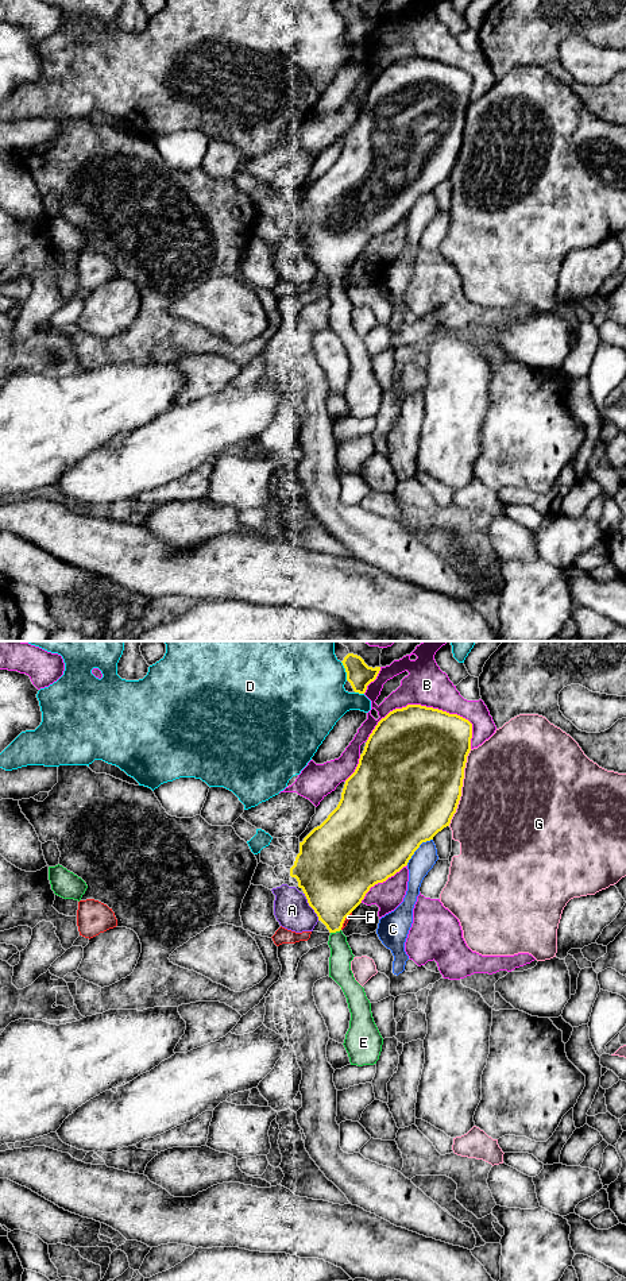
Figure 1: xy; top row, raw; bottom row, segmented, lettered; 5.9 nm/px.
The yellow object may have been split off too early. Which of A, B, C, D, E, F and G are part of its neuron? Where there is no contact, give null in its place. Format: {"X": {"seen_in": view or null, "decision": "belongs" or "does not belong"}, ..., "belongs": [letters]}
{"A": {"seen_in": "xy", "decision": "does not belong"}, "B": {"seen_in": "xy", "decision": "does not belong"}, "C": {"seen_in": "xy", "decision": "does not belong"}, "D": {"seen_in": "xy", "decision": "does not belong"}, "E": {"seen_in": "xy", "decision": "belongs"}, "F": {"seen_in": "xy", "decision": "does not belong"}, "G": {"seen_in": "xy", "decision": "does not belong"}, "belongs": ["E"]}

